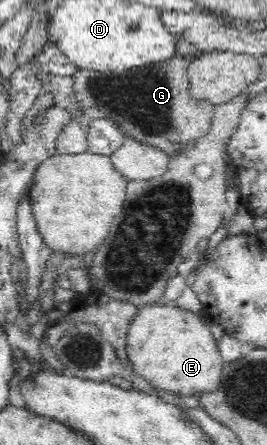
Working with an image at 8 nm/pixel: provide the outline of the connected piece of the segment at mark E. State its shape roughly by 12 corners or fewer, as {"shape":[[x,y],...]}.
{"shape":[[172,304],[129,326],[133,373],[174,396],[218,390],[210,328]]}

